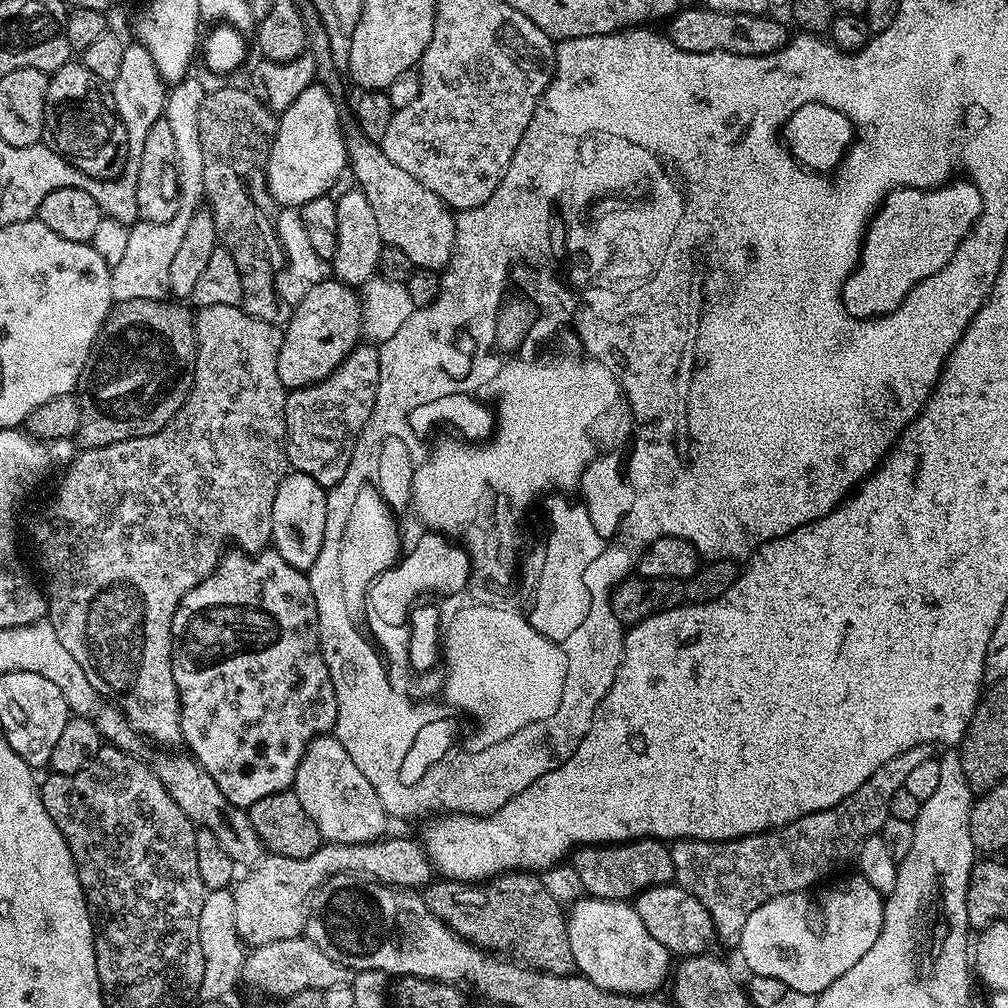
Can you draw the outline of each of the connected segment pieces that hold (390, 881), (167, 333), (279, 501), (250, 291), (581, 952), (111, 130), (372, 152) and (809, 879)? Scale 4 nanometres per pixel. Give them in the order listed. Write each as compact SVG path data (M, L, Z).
M404 836L388 839L371 840L369 844L325 843L305 860L265 855L260 863L249 871L252 873L244 877L241 875L231 889L234 918L238 922L238 934L245 945L257 948L270 942L282 942L286 938L300 936L304 924L308 921L308 905L312 895L330 876L350 872L379 880L381 884L393 888L409 890L420 890L433 883L432 862L419 839L407 840Z
M167 299L160 300L136 300L126 301L119 306L113 307L108 314L108 319L100 328L99 339L97 339L92 355L88 357L88 365L84 367L84 373L80 375L78 385L78 399L82 406L82 422L78 433L78 440L84 443L85 449L105 448L114 442L123 440L136 440L140 436L149 436L155 432L160 432L178 414L178 410L186 402L186 398L192 389L192 379L196 369L196 325L194 323L194 312L191 307L183 308L183 303L167 304Z
M289 471L274 494L272 515L272 544L274 551L299 572L307 573L314 566L322 548L326 531L326 502L328 494L324 486L312 477L297 471Z
M221 86L213 92L205 92L198 114L203 199L214 218L219 243L230 250L238 266L242 278L242 307L262 322L284 326L292 317L293 305L286 303L276 289L276 273L284 263L284 249L276 236L278 205L268 193L266 178L277 123L277 113L258 102L247 87Z
M581 898L571 905L566 919L576 972L594 982L594 986L623 996L650 996L669 983L673 953L646 930L631 903Z
M82 62L63 64L57 72L48 77L46 106L46 132L50 137L51 147L64 159L70 160L75 168L82 170L82 174L95 180L114 180L123 174L128 157L128 135L122 118L116 113L116 103L109 81L98 78L98 74L94 74Z
M344 128L344 145L348 151L350 172L356 175L355 183L370 202L374 219L378 221L378 234L385 245L402 250L412 263L413 269L431 268L443 270L452 261L452 250L456 246L456 219L453 209L445 204L434 190L426 190L418 178L406 174L406 170L394 166L386 158L379 143L366 138L359 128Z
M931 743L919 744L890 758L886 766L878 766L878 770L874 770L874 774L870 774L870 778L866 778L866 782L862 782L862 786L858 786L858 790L854 790L854 794L850 794L842 802L832 808L806 814L794 822L783 824L781 828L772 828L769 832L759 832L753 836L739 836L736 840L675 841L671 845L675 883L685 888L689 896L698 898L702 906L706 906L721 941L739 941L742 926L746 926L746 918L750 918L750 914L754 914L758 906L765 904L768 897L811 890L827 881L831 877L828 875L835 868L842 867L848 859L849 863L857 855L860 845L877 835L887 822L890 798L894 798L894 794L898 794L898 790L904 787L910 770L914 770L914 766L919 766L921 762L933 759L932 748Z

